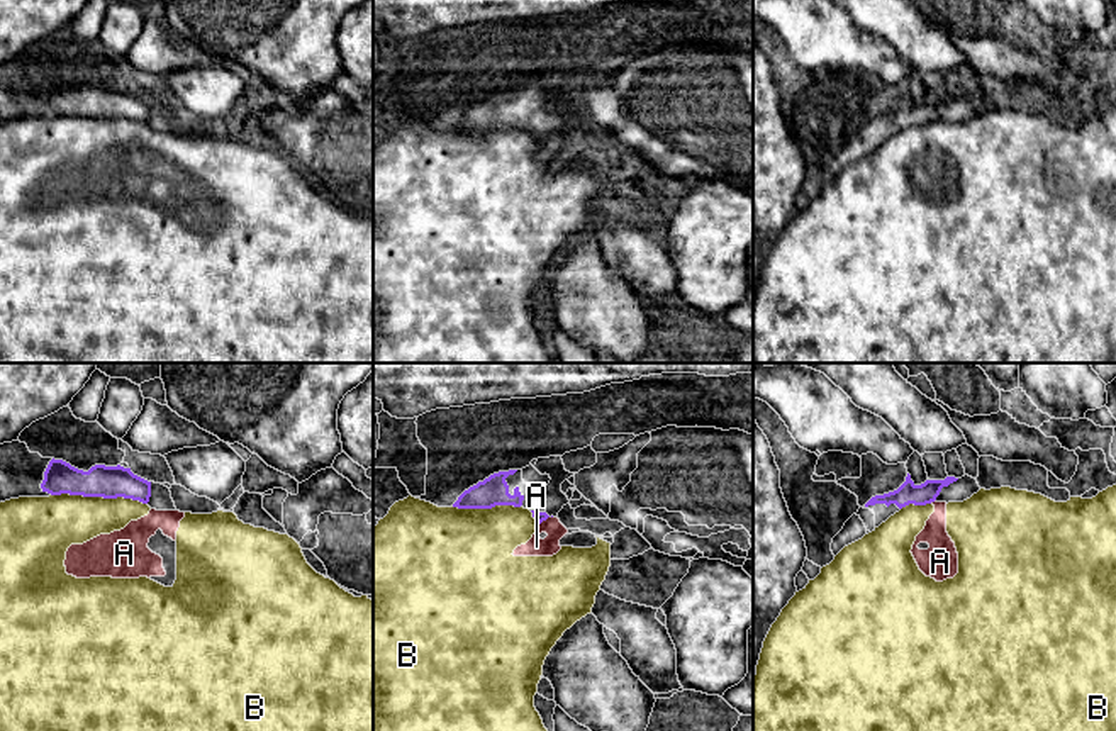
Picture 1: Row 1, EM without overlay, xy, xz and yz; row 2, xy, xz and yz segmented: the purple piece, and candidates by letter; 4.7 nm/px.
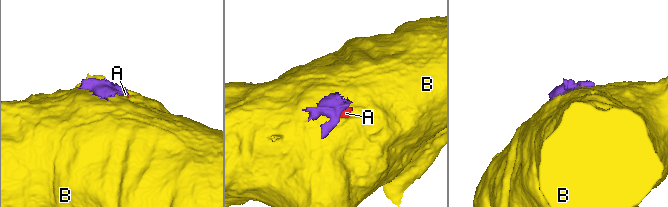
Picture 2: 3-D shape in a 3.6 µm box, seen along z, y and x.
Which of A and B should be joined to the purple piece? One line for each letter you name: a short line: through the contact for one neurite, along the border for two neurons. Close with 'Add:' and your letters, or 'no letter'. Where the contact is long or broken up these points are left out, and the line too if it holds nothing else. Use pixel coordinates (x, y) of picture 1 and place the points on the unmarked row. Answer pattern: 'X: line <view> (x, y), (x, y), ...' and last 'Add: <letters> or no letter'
Add: no letter

